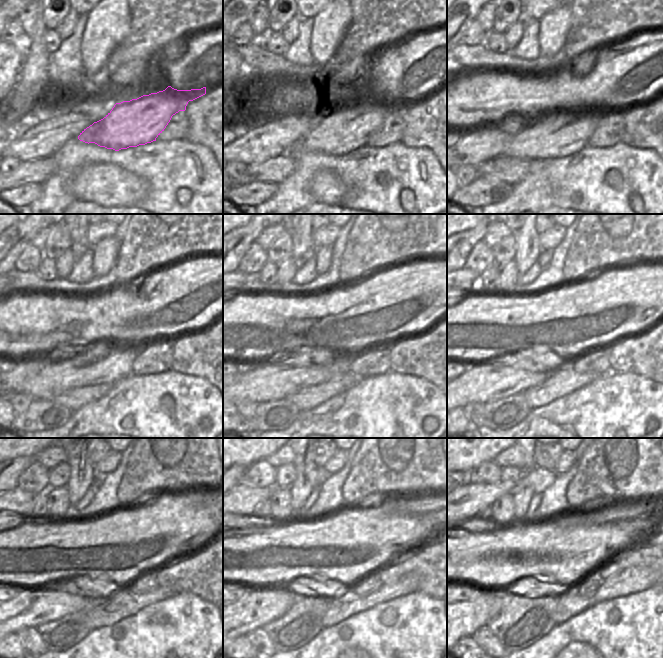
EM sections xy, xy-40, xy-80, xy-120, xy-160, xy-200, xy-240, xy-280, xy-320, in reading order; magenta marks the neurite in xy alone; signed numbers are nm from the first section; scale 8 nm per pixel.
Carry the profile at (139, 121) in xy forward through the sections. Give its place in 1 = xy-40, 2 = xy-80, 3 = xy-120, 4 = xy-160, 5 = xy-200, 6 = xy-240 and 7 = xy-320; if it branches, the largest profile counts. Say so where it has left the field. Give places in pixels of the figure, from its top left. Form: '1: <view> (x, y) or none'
1: xy-40 (348, 128)
2: xy-80 (564, 132)
3: xy-120 (106, 361)
4: xy-160 (275, 381)
5: xy-200 (481, 382)
6: xy-240 (33, 606)
7: xy-320 (467, 617)

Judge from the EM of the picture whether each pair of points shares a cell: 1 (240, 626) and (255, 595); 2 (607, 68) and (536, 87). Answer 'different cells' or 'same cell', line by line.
1: same cell
2: same cell

